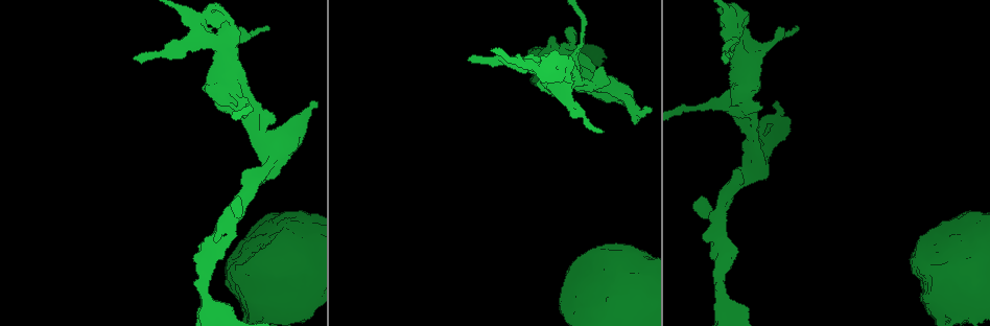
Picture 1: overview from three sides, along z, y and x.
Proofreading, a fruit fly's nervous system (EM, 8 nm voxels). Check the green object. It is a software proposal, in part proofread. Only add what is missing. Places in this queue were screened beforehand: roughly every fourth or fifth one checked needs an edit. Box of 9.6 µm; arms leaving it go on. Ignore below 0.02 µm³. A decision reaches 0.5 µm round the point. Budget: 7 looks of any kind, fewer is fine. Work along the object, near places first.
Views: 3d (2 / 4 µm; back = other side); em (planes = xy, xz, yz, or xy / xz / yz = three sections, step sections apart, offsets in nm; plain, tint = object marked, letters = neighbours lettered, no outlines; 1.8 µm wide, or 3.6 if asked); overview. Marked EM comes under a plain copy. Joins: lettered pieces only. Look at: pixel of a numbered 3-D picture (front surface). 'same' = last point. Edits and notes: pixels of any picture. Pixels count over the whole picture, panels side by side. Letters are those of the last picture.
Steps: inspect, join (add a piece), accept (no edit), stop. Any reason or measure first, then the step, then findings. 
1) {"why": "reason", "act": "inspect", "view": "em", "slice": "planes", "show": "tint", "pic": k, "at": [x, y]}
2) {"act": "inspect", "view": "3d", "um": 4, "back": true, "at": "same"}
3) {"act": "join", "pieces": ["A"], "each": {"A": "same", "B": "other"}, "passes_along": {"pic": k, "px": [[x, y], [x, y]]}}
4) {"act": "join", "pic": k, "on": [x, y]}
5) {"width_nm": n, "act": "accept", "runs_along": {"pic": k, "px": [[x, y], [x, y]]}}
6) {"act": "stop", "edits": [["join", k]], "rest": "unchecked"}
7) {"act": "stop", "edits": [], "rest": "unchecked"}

{"act": "inspect", "view": "3d", "um": 2, "pic": 1, "at": [219, 17]}

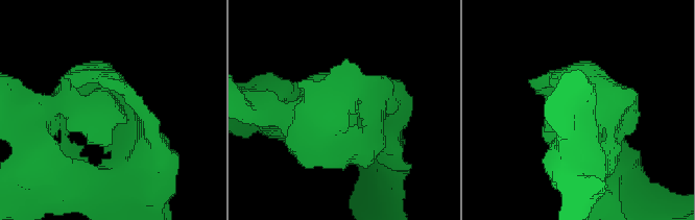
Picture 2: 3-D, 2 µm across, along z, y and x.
{"why": "shape alone is not enough", "act": "inspect", "view": "em", "um": 3.6, "slice": "planes", "show": "tint", "pic": 2, "at": [344, 132]}

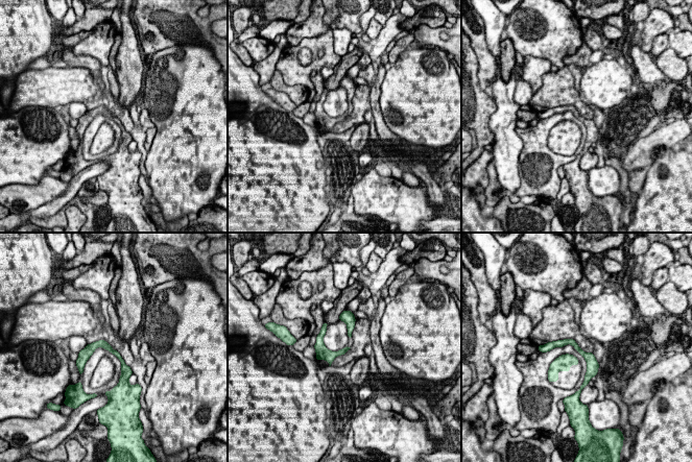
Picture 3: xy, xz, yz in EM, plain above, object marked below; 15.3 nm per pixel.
{"why": "what lies round it", "act": "inspect", "view": "em", "um": 3.6, "slice": "planes", "show": "letters", "at": "same"}

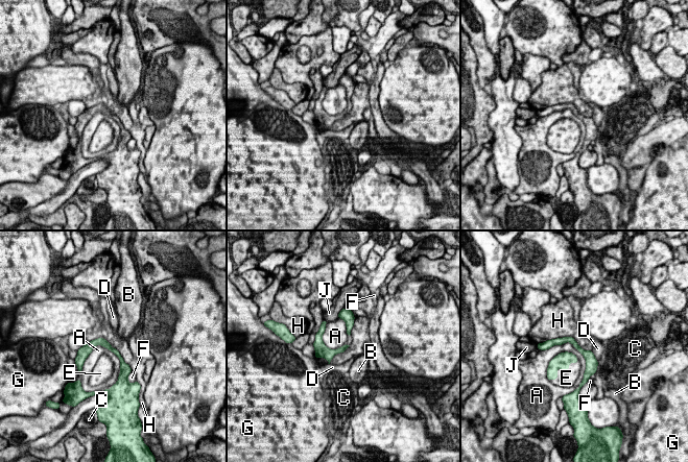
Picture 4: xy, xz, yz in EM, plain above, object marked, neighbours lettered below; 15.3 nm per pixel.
{"act": "join", "pieces": ["E"], "each": {"A": "other", "B": "other", "C": "other", "D": "other", "E": "same", "F": "other", "G": "other", "H": "other", "J": "other"}, "passes_along": {"pic": 4, "px": [[562, 361], [566, 368], [566, 378]]}, "found": "it goes on there"}

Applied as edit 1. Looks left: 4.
{"why": "two arms at a narrow angle", "act": "inspect", "view": "em", "slice": "planes", "show": "letters", "pic": 1, "at": [232, 98]}

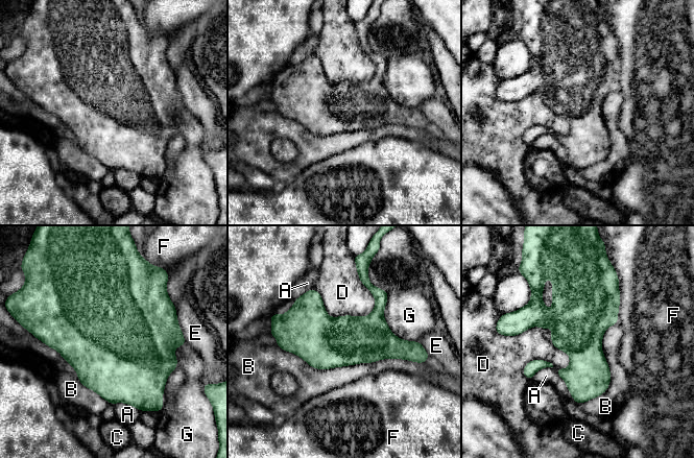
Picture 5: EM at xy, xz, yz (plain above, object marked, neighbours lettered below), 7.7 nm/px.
{"longest_contact_nm": ["B", 1100], "act": "accept", "each": {"A": "other", "B": "other", "C": "other", "D": "other", "E": "other", "F": "other", "G": "other"}, "border": {"pic": 5, "px": [[313, 288], [330, 316], [376, 304]]}, "found": "no lettered piece goes on from it"}

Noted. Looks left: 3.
{"why": "stops while still wide", "act": "inspect", "view": "3d", "um": 4, "pic": 1, "at": [231, 241]}

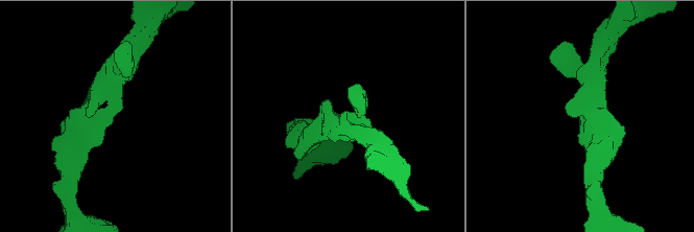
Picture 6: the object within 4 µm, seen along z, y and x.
{"why": "now the EM", "act": "inspect", "view": "em", "um": 3.6, "slice": "xy", "step": 8, "show": "letters", "pic": 6, "at": [113, 115]}

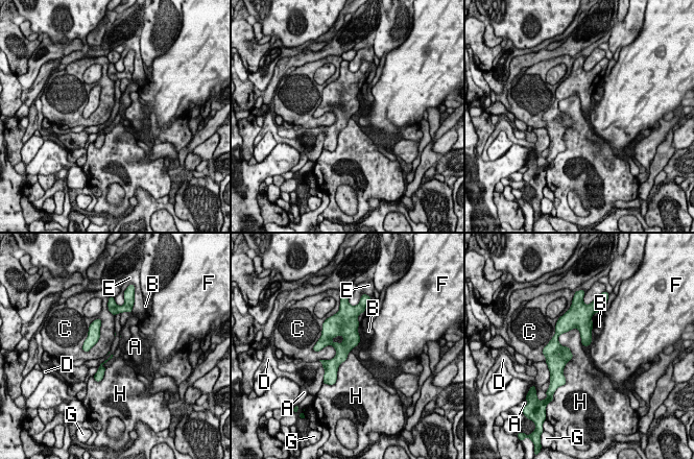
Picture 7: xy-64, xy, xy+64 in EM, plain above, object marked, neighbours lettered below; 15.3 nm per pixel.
{"act": "accept", "each": {"A": "other", "B": "other", "C": "other", "D": "other", "E": "other", "F": "other", "G": "other", "H": "other"}, "runs_along": {"pic": 7, "px": [[589, 321], [556, 335], [557, 366]]}, "found": "no lettered piece goes on from it"}

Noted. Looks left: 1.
{"act": "stop", "edits": [["join", 4]], "rest": "unchecked"}

